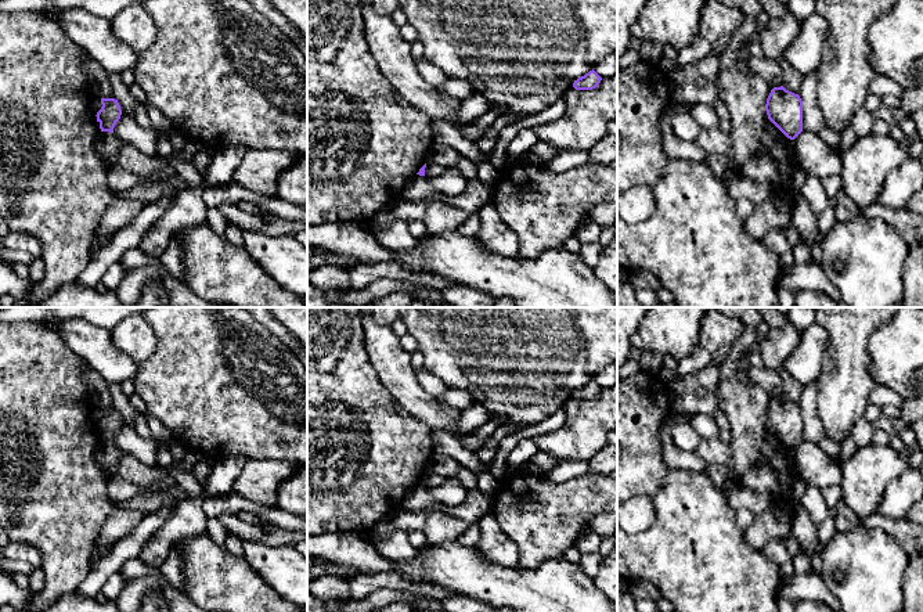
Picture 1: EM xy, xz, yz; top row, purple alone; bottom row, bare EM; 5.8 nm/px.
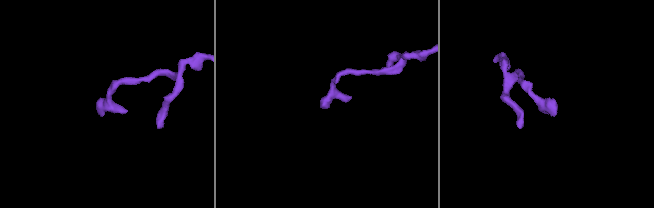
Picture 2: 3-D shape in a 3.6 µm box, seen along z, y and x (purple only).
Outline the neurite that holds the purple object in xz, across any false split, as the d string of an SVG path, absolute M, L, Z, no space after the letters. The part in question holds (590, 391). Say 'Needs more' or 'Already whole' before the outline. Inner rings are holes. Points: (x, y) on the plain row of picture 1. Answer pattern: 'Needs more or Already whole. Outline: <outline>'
Already whole. Outline: M592 379L584 386L574 390L573 397L576 400L592 400L601 393L602 388Z

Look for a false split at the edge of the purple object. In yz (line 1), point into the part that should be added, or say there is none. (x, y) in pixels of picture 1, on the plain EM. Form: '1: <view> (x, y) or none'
1: none

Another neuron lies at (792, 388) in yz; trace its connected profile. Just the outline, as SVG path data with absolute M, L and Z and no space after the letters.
M783 366L778 370L779 377L782 378L783 384L783 397L794 404L800 403L800 396L803 390L803 384L794 379Z

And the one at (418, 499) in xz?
M415 485L407 492L400 508L410 514L417 514L425 510L439 510L443 507L446 505L437 501L429 493L429 489L426 486Z

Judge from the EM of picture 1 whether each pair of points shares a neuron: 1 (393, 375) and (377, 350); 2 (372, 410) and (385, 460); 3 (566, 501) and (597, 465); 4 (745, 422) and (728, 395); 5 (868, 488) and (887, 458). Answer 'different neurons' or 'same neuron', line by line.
1: same neuron
2: same neuron
3: different neurons
4: same neuron
5: same neuron

